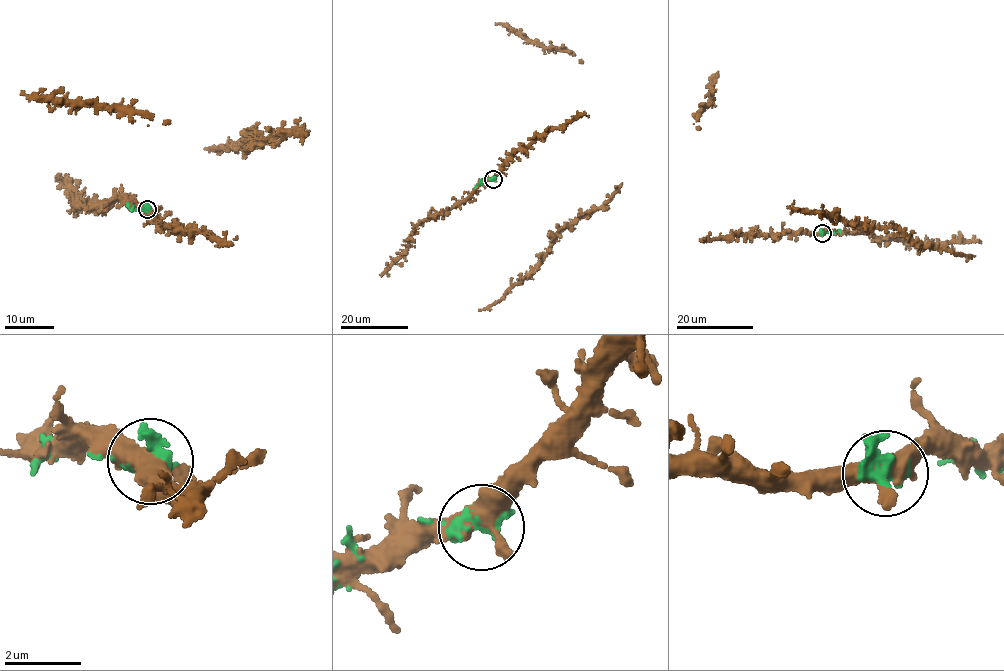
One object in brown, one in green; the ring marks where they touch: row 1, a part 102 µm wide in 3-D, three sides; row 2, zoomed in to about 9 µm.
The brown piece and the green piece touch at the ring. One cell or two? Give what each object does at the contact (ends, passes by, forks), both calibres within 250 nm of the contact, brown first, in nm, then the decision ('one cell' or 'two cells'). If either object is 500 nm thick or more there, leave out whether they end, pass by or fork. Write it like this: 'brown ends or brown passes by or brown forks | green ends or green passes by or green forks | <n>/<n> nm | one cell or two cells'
brown forks | green passes by | 420/260 nm | one cell

